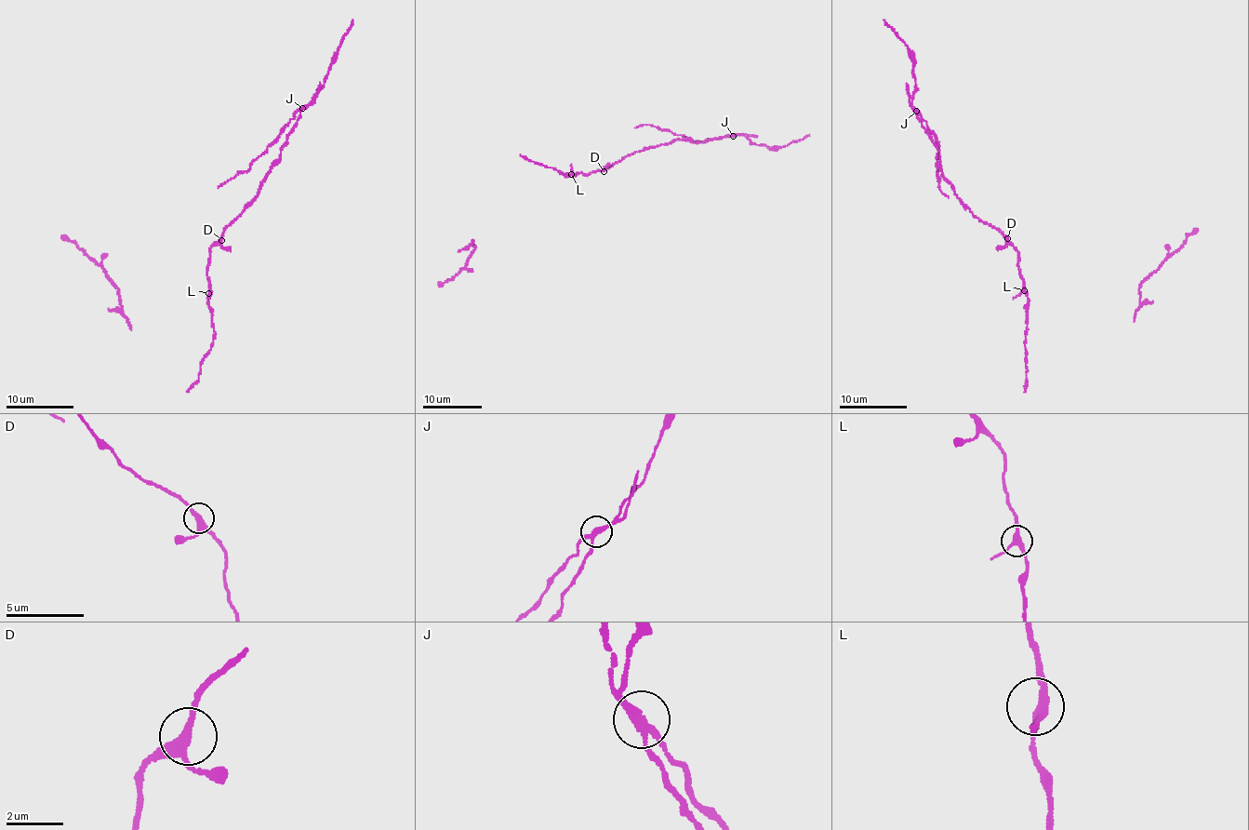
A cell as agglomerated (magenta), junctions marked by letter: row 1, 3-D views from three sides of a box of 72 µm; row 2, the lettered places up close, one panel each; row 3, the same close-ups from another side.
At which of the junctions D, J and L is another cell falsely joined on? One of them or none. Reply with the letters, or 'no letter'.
J

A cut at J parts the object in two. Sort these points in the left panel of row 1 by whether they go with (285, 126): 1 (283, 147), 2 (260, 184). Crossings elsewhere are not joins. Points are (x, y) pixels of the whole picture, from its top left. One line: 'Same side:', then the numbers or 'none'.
Same side: none

